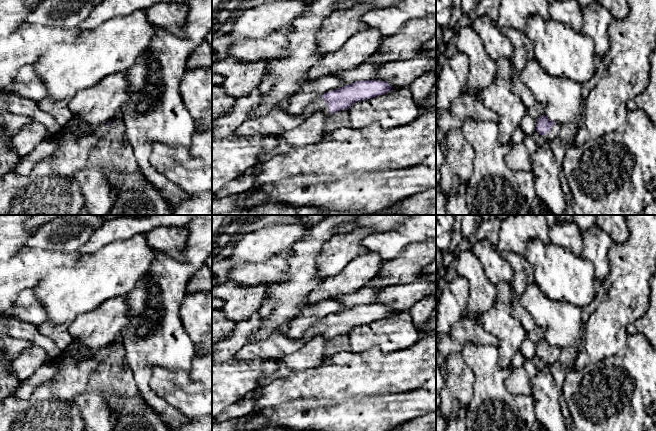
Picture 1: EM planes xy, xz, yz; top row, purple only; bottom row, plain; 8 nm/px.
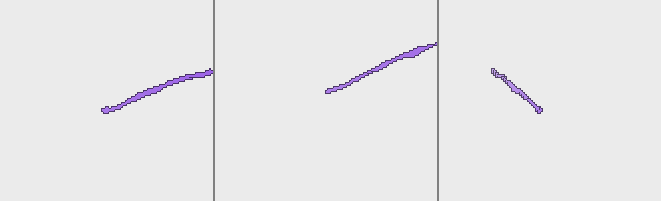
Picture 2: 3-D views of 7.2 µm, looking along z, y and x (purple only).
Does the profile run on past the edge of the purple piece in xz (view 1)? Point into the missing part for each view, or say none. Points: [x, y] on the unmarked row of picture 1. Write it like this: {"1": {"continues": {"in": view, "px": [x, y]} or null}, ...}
{"1": {"continues": {"in": "xz", "px": [318, 328]}}}

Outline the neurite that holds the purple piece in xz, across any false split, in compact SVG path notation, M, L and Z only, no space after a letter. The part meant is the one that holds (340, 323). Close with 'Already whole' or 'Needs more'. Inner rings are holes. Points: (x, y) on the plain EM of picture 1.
M360 304L346 310L328 315L318 321L304 333L304 339L311 339L322 335L327 340L340 334L348 334L355 326L386 318L391 315L391 310L386 305Z. Needs more

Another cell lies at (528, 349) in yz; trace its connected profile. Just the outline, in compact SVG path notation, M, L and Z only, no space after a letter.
M538 326L528 333L520 350L526 360L533 359L536 355L537 343L542 339L544 339L544 330Z

